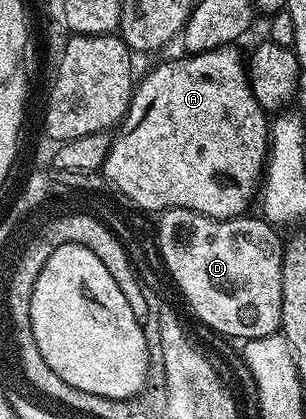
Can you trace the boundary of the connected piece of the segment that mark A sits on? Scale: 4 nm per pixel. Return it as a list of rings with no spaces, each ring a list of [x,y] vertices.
[[[238,45],[222,46],[209,52],[187,54],[183,58],[175,58],[172,62],[163,62],[156,70],[151,70],[147,78],[138,79],[131,95],[131,103],[127,114],[119,123],[111,139],[109,156],[105,156],[105,164],[101,171],[112,187],[116,186],[129,201],[143,210],[162,212],[166,209],[189,208],[194,214],[204,214],[210,218],[238,218],[246,215],[251,206],[251,189],[256,189],[261,175],[267,165],[267,151],[271,144],[269,133],[269,114],[253,96],[251,81],[247,79],[247,63],[244,55],[239,55]]]

